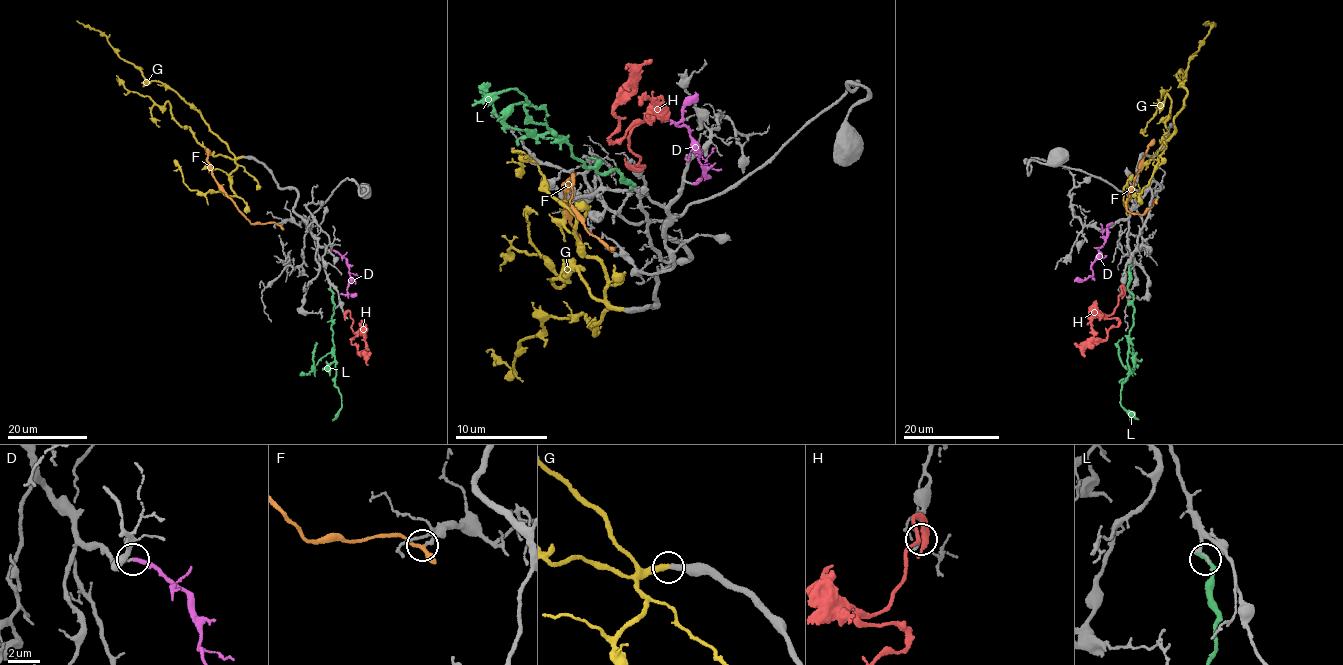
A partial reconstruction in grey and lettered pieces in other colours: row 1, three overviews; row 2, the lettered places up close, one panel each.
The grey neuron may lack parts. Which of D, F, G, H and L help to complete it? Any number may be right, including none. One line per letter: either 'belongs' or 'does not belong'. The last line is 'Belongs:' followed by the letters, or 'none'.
D: belongs
F: does not belong
G: belongs
H: does not belong
L: does not belong
Belongs: D, G

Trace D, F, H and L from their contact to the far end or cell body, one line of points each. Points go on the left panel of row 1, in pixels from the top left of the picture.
D: (332, 250), (346, 260), (350, 280), (347, 292), (356, 295)
F: (279, 225), (251, 223), (245, 218), (213, 176), (207, 148)
H: (344, 315), (347, 311), (350, 313), (354, 332), (363, 334), (367, 365)
L: (331, 291), (335, 386), (341, 396), (341, 406), (332, 421)

